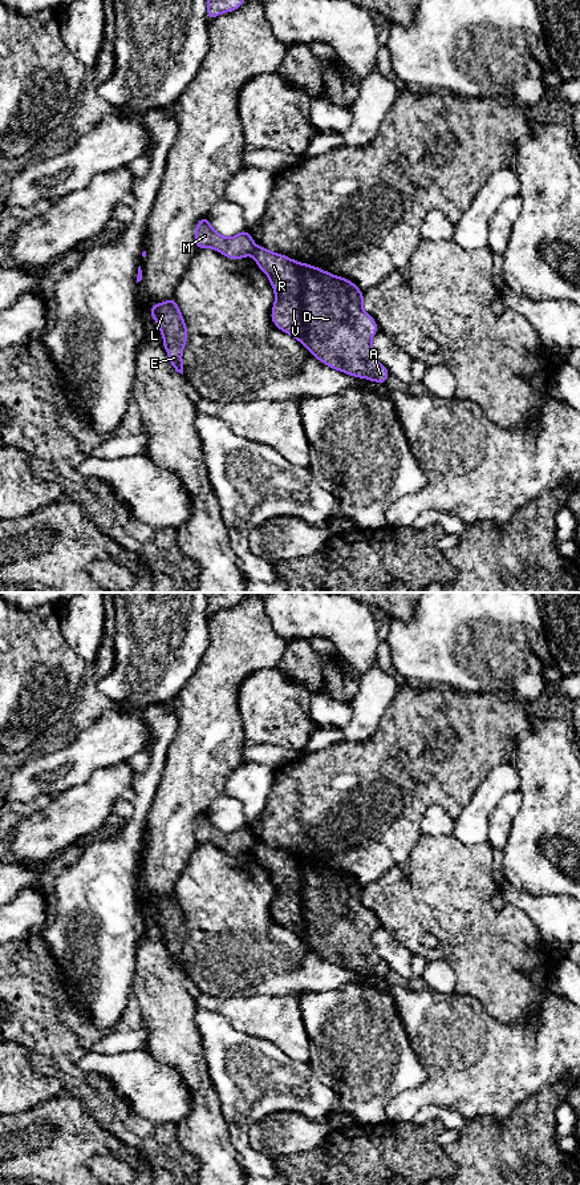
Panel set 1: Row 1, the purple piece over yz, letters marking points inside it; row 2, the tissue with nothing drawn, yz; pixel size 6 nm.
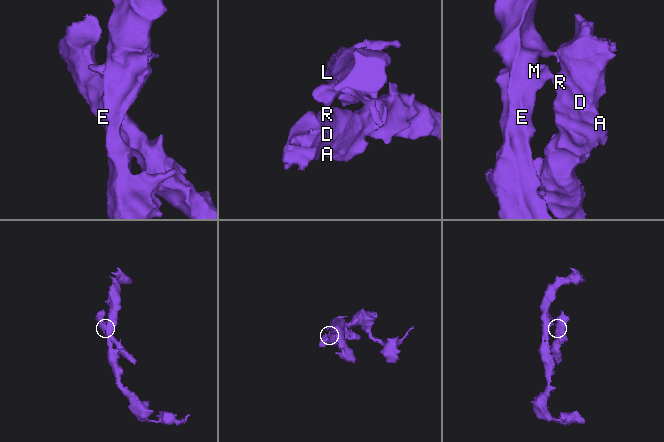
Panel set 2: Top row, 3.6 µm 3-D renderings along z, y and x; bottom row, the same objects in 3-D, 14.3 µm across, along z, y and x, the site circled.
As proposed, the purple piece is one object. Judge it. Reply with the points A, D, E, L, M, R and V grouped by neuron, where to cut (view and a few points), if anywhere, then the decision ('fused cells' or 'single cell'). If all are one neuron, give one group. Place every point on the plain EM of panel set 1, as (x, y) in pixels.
A D R V / E L M; cut in yz along (256, 841), (251, 849); fused cells

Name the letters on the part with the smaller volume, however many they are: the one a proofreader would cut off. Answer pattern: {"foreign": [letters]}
{"foreign": ["A", "D", "R", "V"]}

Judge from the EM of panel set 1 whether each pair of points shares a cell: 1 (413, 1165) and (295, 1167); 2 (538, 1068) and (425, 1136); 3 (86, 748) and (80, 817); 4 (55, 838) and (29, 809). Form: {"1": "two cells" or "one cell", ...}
{"1": "one cell", "2": "two cells", "3": "two cells", "4": "two cells"}

